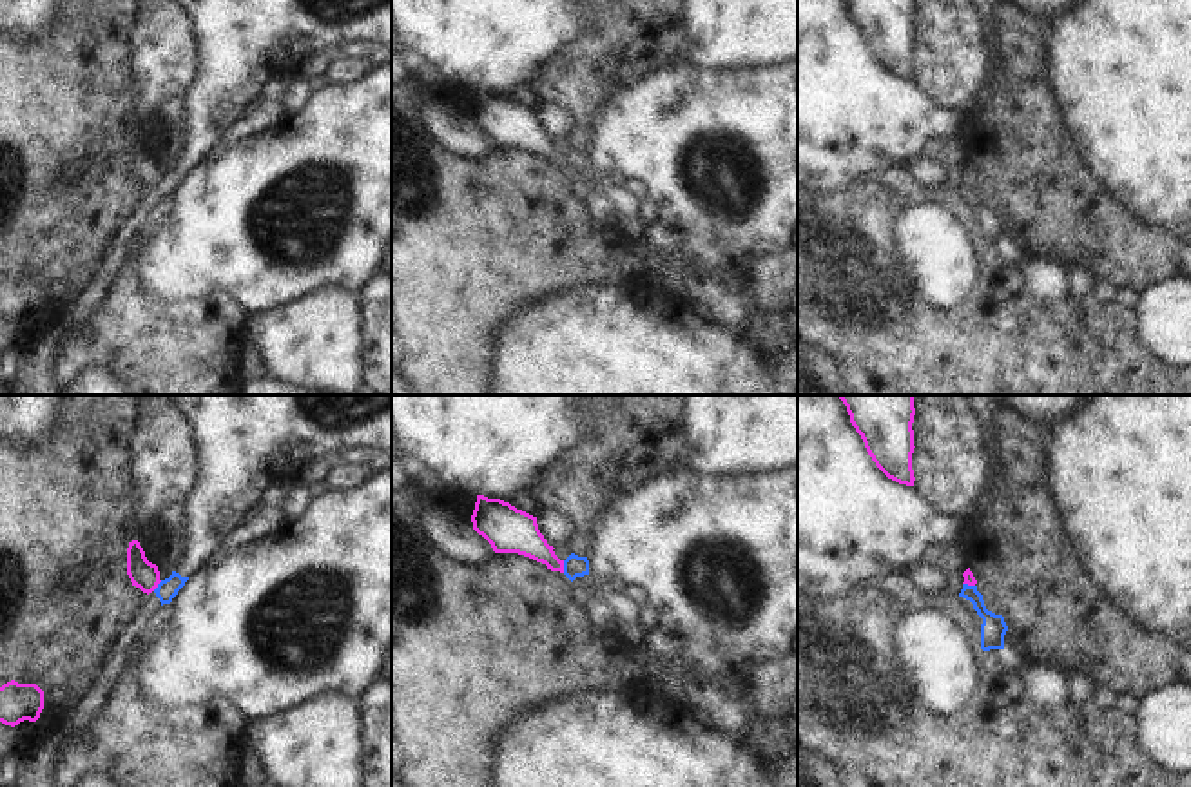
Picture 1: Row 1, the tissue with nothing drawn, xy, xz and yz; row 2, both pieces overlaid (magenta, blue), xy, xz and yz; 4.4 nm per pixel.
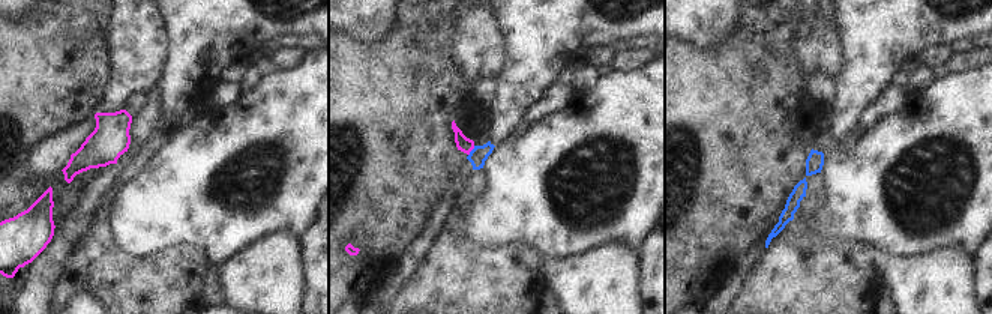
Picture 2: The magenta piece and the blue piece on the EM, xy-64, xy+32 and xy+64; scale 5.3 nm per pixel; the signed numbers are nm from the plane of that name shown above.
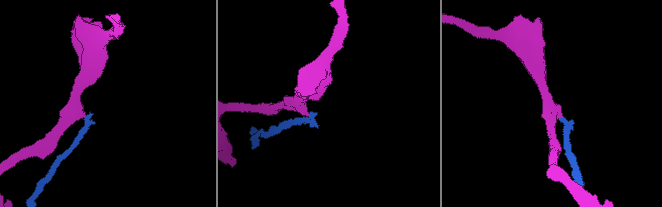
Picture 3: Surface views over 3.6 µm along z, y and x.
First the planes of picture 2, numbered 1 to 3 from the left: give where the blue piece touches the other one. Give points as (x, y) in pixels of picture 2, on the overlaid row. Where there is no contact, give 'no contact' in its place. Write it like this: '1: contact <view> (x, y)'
1: no contact
2: contact xy+32 (471, 149)
3: no contact

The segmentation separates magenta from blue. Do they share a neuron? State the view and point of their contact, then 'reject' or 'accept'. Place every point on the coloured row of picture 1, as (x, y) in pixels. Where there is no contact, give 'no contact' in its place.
contact xz (562, 566); reject

